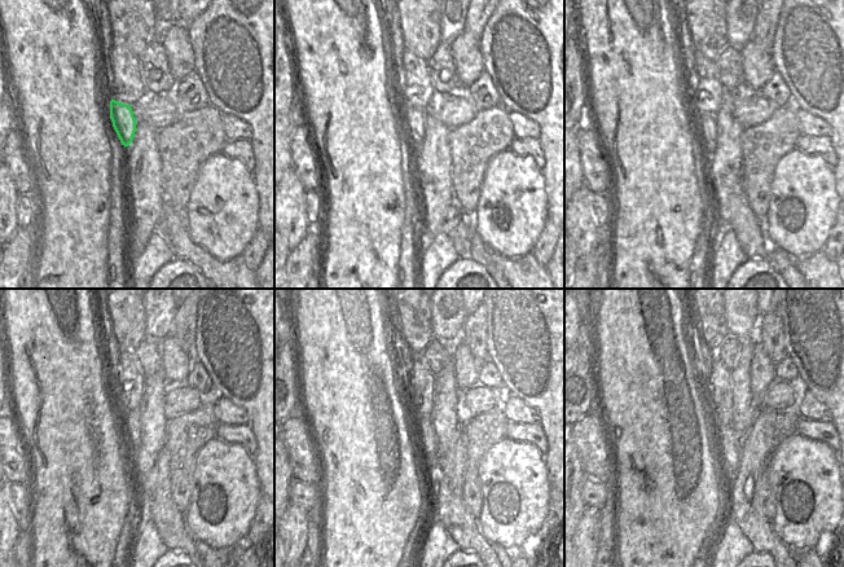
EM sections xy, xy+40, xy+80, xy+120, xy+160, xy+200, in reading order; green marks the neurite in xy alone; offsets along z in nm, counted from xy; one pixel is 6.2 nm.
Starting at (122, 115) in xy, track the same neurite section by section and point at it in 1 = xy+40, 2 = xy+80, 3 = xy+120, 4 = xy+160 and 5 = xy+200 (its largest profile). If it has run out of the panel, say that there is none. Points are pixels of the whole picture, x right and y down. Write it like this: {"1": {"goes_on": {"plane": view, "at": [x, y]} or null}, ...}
{"1": {"goes_on": {"plane": "xy+40", "at": [414, 121]}}, "2": {"goes_on": {"plane": "xy+80", "at": [706, 123]}}, "3": {"goes_on": {"plane": "xy+120", "at": [131, 420]}}, "4": {"goes_on": {"plane": "xy+160", "at": [429, 442]}}, "5": {"goes_on": {"plane": "xy+200", "at": [728, 442]}}}

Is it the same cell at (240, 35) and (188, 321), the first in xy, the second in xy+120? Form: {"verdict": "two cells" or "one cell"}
{"verdict": "two cells"}

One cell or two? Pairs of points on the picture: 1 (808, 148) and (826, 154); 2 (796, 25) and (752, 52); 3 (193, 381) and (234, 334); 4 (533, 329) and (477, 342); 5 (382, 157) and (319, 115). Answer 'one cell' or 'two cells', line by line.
1: one cell
2: two cells
3: two cells
4: two cells
5: one cell

